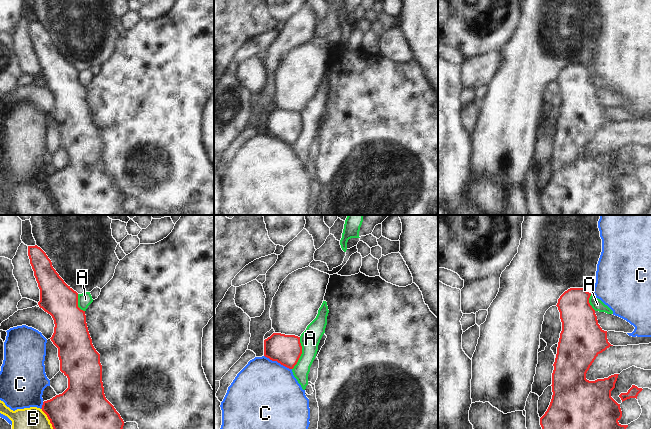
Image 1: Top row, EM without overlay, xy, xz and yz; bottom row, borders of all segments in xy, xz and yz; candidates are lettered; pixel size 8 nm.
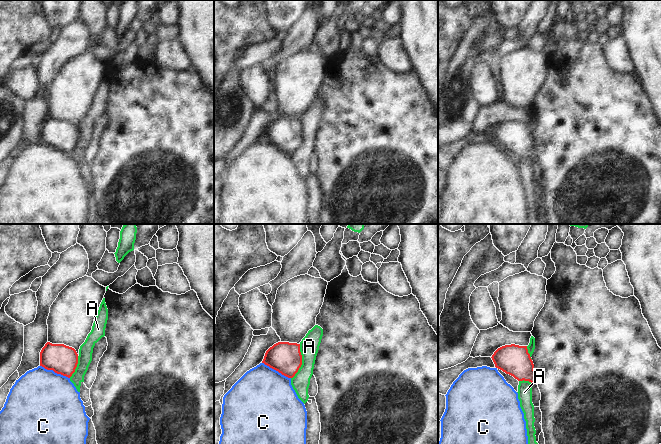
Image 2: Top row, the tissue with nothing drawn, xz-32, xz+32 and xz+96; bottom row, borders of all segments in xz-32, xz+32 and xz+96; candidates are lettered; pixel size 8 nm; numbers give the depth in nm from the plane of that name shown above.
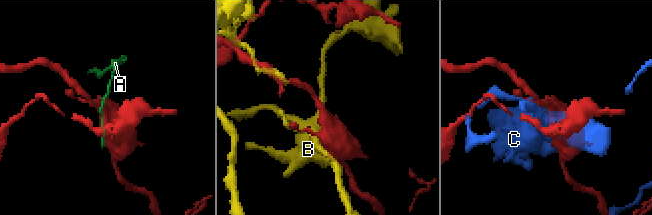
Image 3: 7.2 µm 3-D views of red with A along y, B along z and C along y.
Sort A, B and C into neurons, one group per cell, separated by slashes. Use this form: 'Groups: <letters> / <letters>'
Groups: A / B / C

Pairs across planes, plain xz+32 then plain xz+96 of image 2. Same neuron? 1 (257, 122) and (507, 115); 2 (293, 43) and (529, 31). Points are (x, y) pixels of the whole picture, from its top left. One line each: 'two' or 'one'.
1: one
2: one

